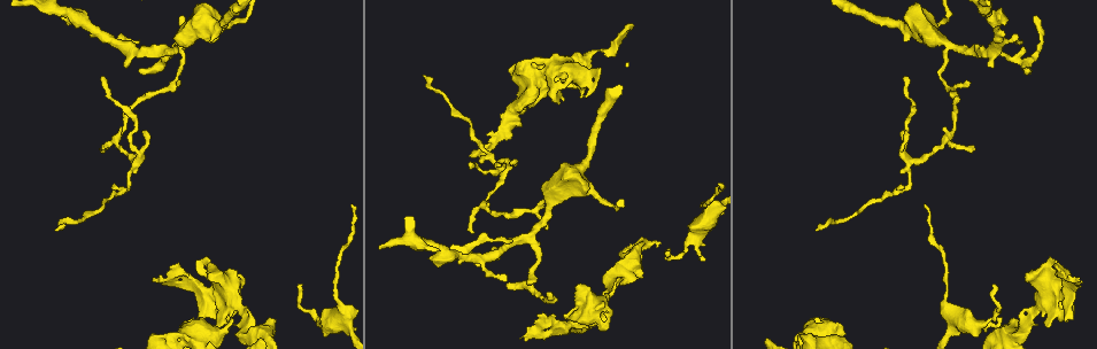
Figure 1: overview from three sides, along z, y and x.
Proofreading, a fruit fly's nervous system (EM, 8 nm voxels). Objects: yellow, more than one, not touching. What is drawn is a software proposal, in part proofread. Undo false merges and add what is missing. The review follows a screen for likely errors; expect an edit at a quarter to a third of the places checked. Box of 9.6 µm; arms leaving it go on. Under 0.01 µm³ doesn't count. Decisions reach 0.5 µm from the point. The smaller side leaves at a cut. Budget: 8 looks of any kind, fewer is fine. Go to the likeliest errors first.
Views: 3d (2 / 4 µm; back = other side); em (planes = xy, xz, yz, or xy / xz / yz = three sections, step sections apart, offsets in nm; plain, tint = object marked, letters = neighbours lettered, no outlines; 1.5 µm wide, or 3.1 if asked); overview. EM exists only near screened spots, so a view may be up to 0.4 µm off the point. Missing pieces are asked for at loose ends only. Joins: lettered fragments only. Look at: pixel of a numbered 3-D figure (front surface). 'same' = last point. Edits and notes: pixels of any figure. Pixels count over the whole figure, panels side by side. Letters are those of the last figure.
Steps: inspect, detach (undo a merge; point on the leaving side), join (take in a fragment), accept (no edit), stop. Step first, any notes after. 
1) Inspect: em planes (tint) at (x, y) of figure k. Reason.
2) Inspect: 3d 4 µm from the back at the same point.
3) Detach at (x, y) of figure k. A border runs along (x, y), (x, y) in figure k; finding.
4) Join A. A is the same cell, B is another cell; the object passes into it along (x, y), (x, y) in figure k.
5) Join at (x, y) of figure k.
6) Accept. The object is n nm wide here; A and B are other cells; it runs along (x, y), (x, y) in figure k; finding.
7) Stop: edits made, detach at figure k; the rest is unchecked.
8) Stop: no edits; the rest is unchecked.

Inspect: em planes (letters) at (1002, 319) of figure 1. An open end.

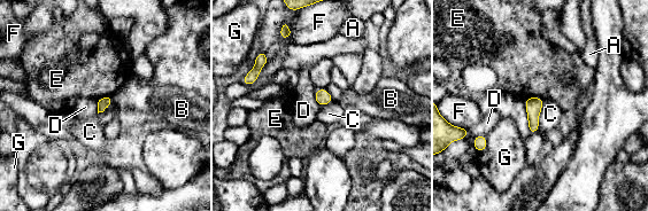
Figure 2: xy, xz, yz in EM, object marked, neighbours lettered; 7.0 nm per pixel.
Accept. A, B, C, D, E, F and G are other cells; a border runs along (545, 100), (539, 129), (531, 134) in figure 2; none of them fits.

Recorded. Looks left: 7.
Inspect: 3d 2 µm at (147, 133) of figure 1. An open end.

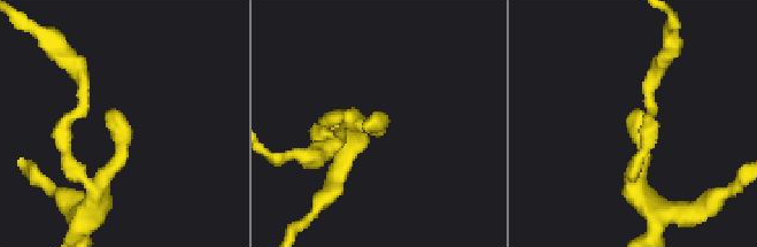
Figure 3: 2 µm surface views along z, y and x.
Inspect: em planes (letters) at (631, 114) of figure 3. Now the EM.

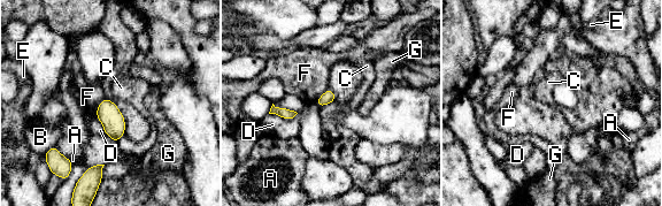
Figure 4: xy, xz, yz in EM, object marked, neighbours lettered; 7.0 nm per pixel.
Accept. The object is 90 nm wide here; A, B, C, D, E, F and G are other cells; a border runs along (105, 97), (98, 105), (94, 114) in figure 4; no lettered fragment goes on from it.

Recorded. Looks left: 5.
Inspect: em planes (letters) at (200, 301) of figure 1. Closes a loop.

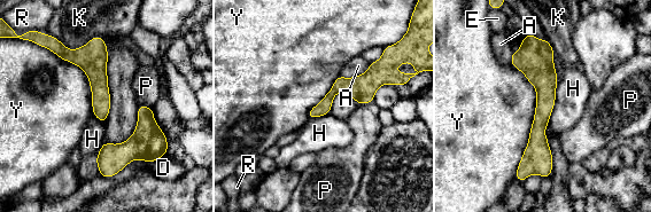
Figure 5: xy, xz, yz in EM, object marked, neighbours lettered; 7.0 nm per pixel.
Accept. The object is 100 nm wide here; A, D, E, H, K, P, R and Y are other cells; all the same neuron.

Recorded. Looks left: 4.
Stop: no edits; the rest is unchecked.

